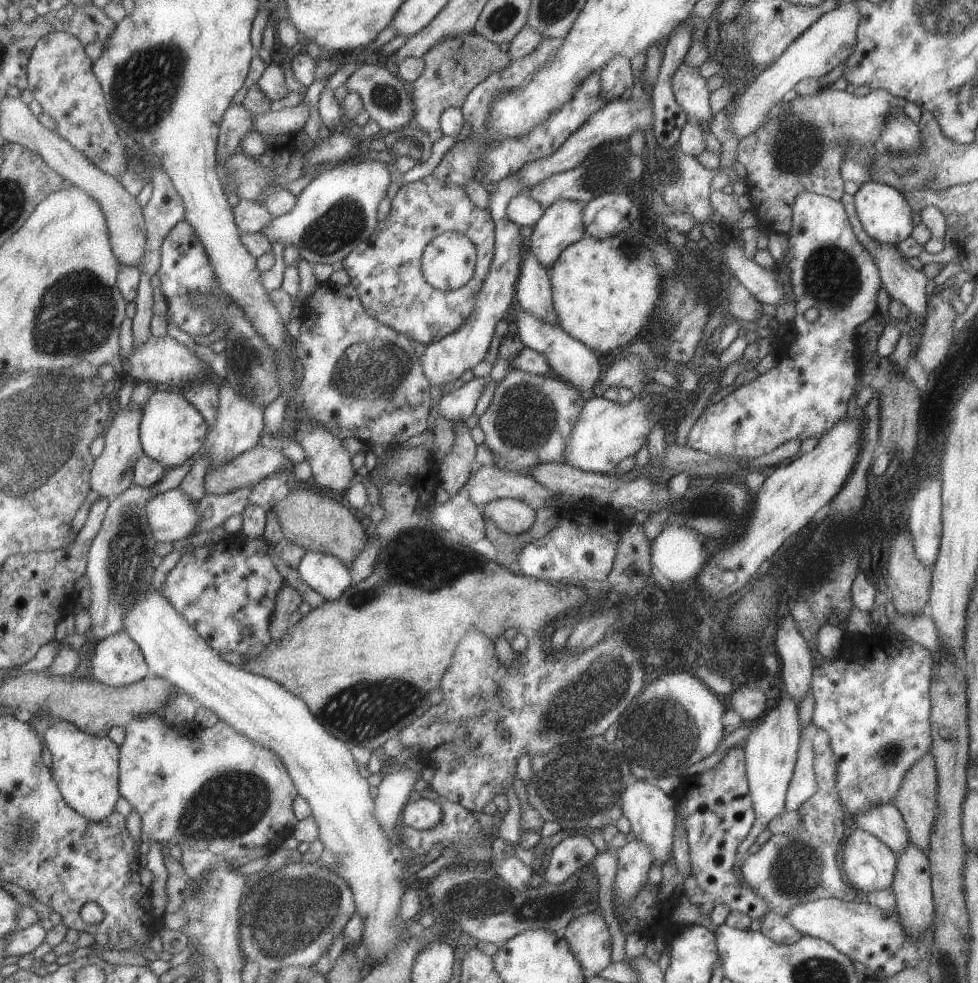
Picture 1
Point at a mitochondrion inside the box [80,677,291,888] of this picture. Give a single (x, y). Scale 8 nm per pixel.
(229, 806)

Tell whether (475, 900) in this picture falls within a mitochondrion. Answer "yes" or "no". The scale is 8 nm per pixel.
yes

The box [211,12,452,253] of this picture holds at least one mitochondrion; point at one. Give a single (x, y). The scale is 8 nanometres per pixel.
(386, 97)

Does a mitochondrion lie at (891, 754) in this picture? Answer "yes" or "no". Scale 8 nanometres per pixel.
yes

